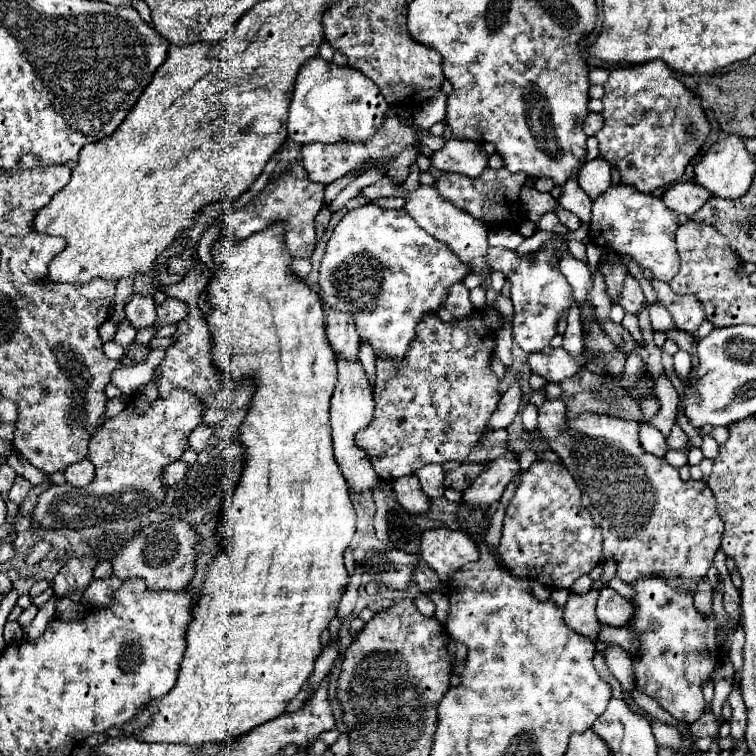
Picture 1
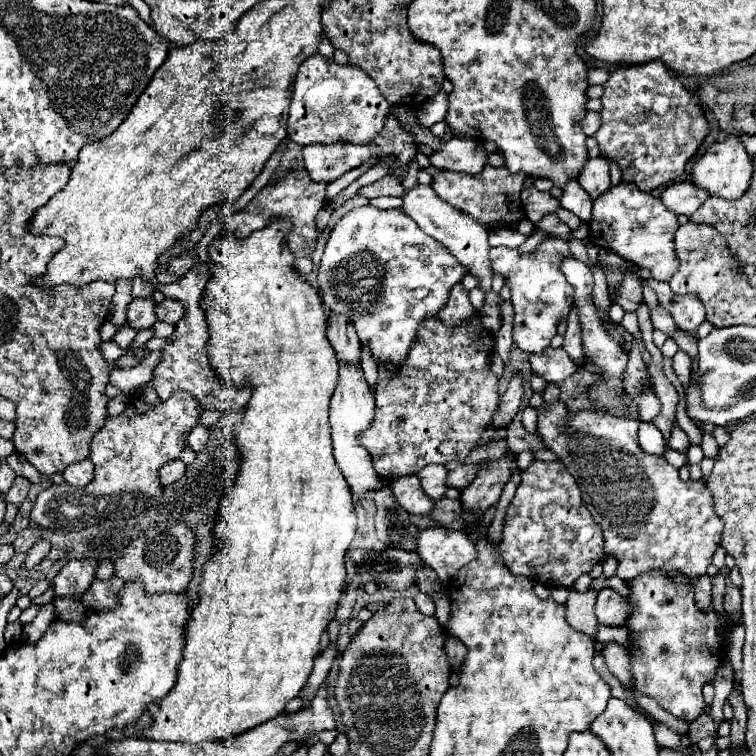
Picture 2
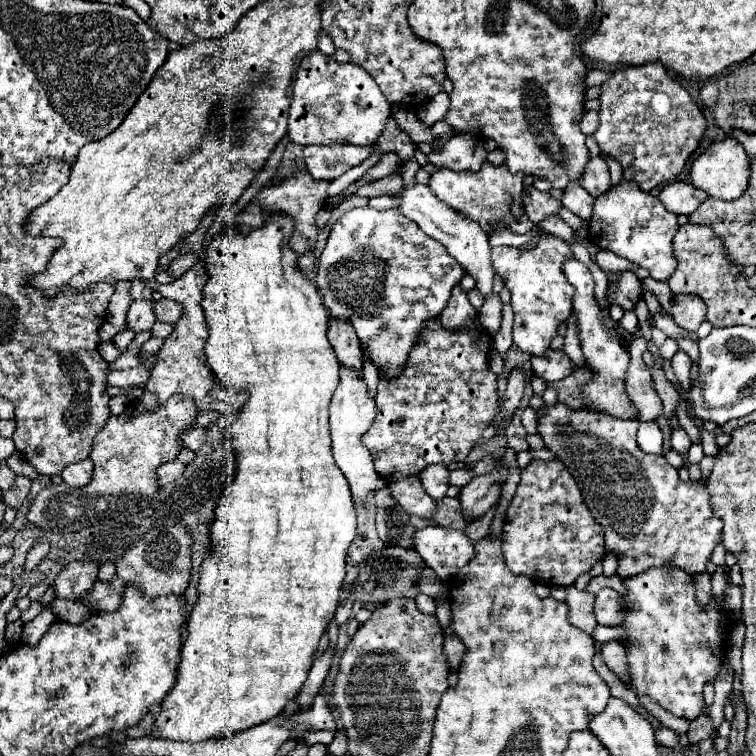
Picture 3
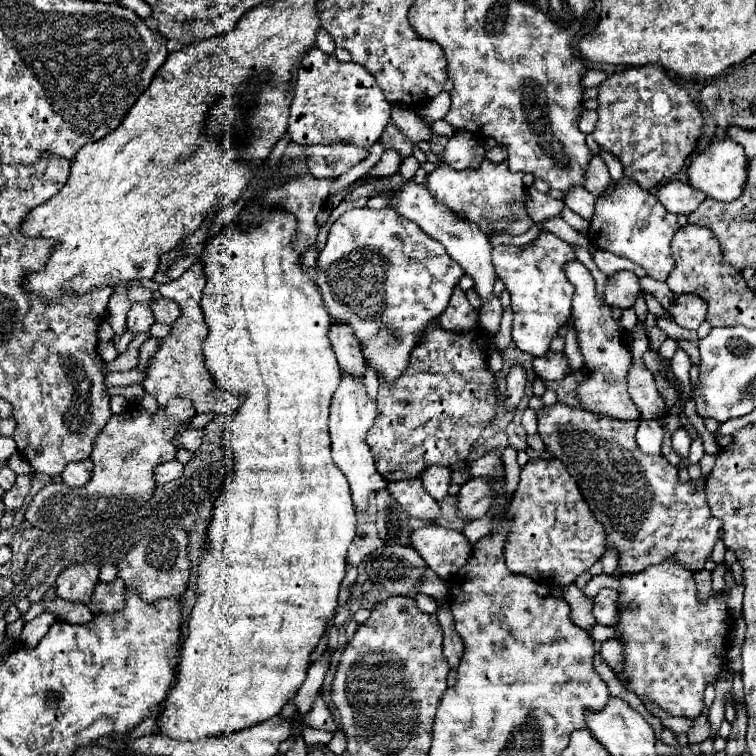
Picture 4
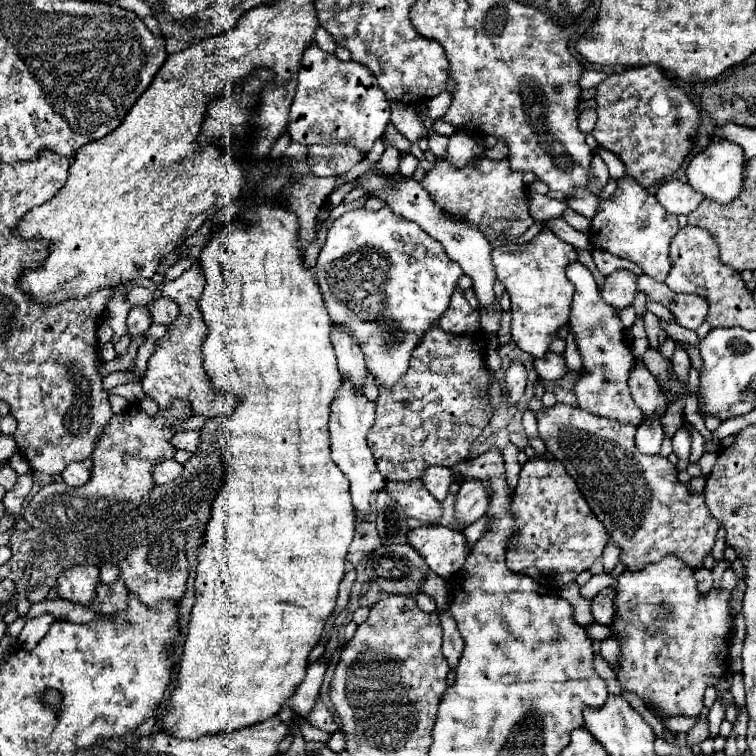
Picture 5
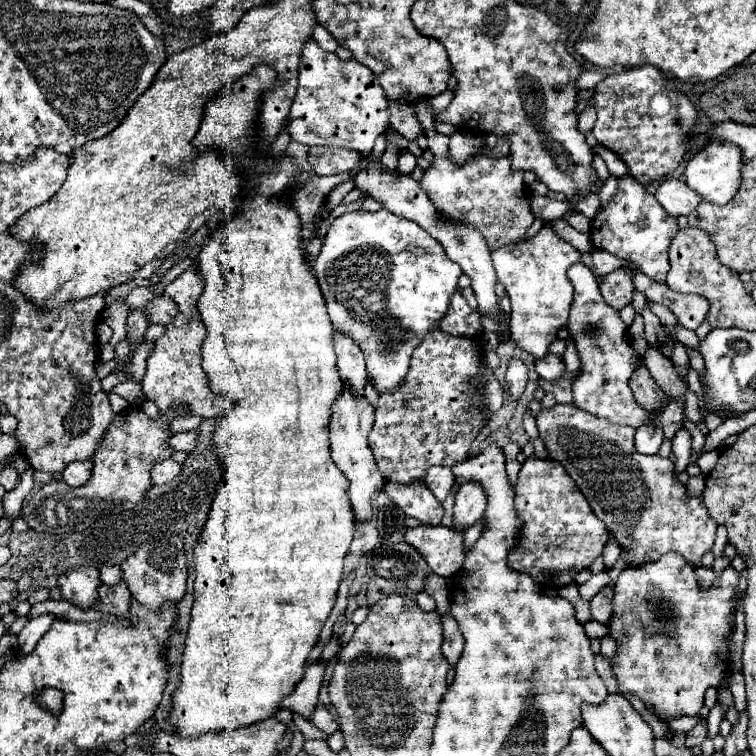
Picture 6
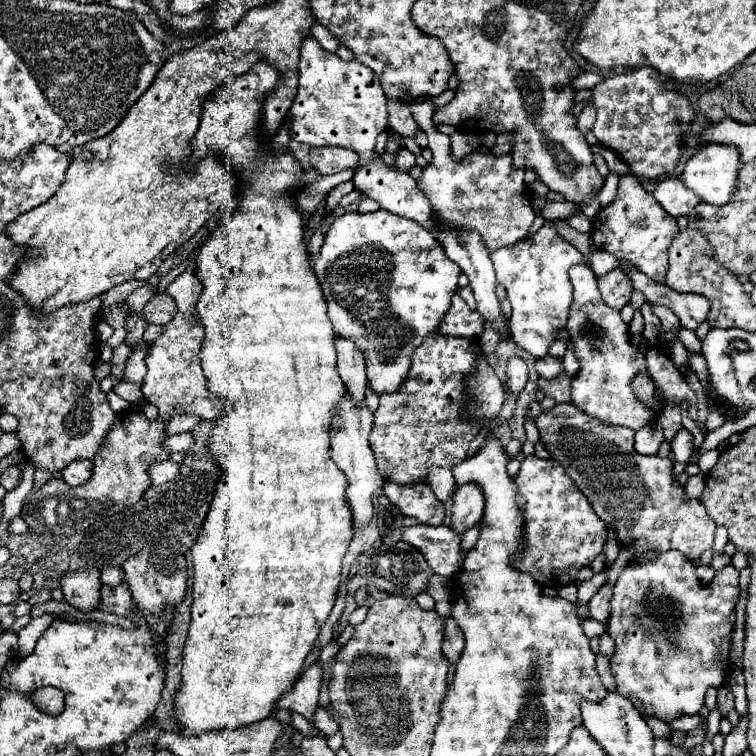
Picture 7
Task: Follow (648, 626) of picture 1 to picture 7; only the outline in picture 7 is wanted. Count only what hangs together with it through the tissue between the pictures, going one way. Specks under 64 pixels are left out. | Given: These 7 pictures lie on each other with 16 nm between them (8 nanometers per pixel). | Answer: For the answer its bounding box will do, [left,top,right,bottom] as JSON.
[608,552,740,722]

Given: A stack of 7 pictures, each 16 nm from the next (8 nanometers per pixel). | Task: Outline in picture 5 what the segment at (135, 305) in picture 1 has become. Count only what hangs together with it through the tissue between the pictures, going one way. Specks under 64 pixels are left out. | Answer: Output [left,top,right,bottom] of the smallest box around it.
[128,306,152,338]

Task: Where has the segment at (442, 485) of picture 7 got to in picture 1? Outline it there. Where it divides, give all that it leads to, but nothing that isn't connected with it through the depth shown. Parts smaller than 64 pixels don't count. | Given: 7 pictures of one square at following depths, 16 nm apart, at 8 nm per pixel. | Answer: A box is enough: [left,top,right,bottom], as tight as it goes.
[416,464,444,498]

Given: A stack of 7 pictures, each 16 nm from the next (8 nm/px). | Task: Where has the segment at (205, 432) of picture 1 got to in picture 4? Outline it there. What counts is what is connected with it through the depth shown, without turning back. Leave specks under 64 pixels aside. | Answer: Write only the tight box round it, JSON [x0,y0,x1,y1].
[178,428,204,452]

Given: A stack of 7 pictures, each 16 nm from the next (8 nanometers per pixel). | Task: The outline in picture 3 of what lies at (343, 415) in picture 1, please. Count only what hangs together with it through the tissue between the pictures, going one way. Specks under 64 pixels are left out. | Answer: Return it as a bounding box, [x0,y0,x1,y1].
[330,366,384,506]

